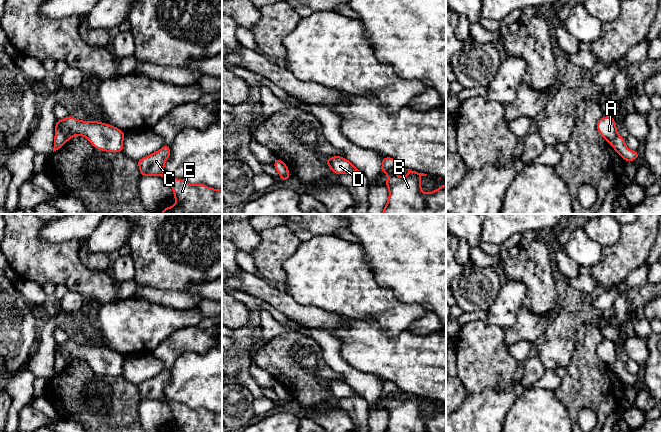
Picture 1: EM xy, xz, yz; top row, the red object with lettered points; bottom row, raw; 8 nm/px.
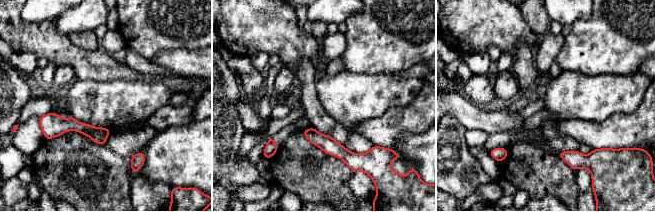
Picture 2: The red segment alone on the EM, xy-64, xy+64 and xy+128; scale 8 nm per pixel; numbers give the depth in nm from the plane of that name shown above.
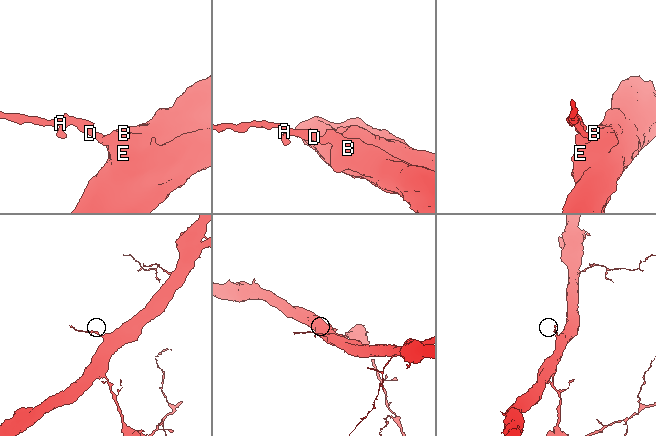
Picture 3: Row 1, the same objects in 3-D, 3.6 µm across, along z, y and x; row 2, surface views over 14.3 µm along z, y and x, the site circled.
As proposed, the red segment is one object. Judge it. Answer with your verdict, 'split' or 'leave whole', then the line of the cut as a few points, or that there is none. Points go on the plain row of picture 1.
leave whole | no cut

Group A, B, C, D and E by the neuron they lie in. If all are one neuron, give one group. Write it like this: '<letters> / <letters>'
A B C D E

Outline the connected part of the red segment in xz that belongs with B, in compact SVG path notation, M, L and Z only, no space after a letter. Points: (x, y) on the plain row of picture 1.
M384 381L380 397L387 397L386 410L389 423L384 432L446 432L446 408L431 417L421 415L420 400L427 398L408 395L405 401L395 399L399 388L391 381Z

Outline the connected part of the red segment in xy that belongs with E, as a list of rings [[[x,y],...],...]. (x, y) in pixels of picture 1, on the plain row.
[[[164,369],[159,375],[137,384],[142,400],[158,399],[169,405],[176,428],[167,432],[222,432],[222,413],[212,413],[204,408],[191,409],[164,399],[164,388],[170,379],[170,371]]]

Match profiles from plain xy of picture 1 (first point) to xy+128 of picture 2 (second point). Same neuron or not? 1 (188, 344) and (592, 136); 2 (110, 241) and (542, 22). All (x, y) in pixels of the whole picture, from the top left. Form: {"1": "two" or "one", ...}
{"1": "one", "2": "two"}

